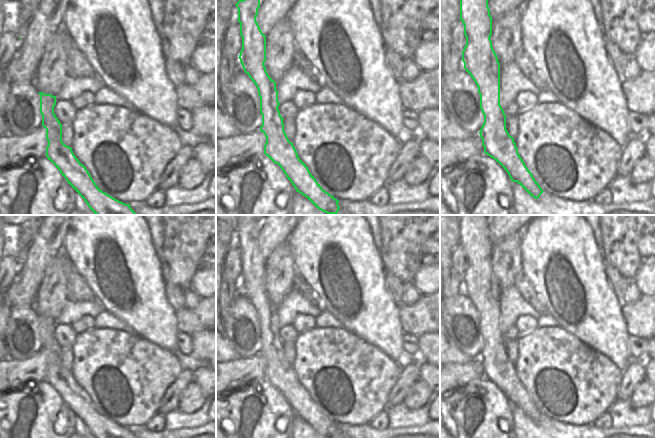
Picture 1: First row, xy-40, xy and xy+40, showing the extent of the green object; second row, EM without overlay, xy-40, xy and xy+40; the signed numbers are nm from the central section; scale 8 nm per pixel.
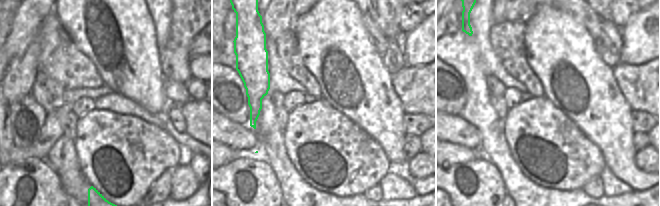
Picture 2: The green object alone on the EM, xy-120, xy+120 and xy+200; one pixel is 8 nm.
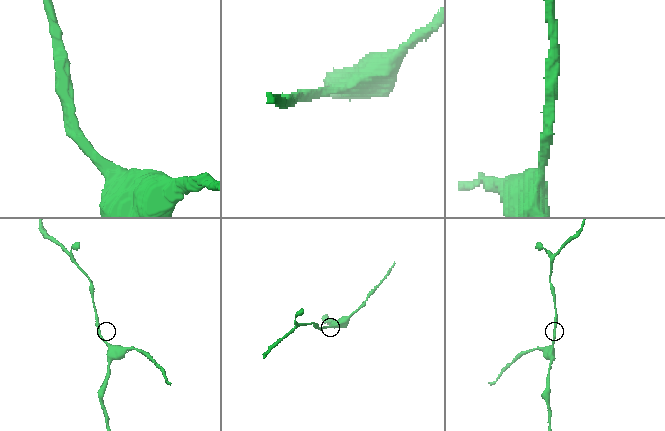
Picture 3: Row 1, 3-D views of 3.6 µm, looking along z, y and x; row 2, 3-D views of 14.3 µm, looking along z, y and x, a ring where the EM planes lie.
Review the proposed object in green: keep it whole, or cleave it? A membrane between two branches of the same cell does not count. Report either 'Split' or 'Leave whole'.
Leave whole

